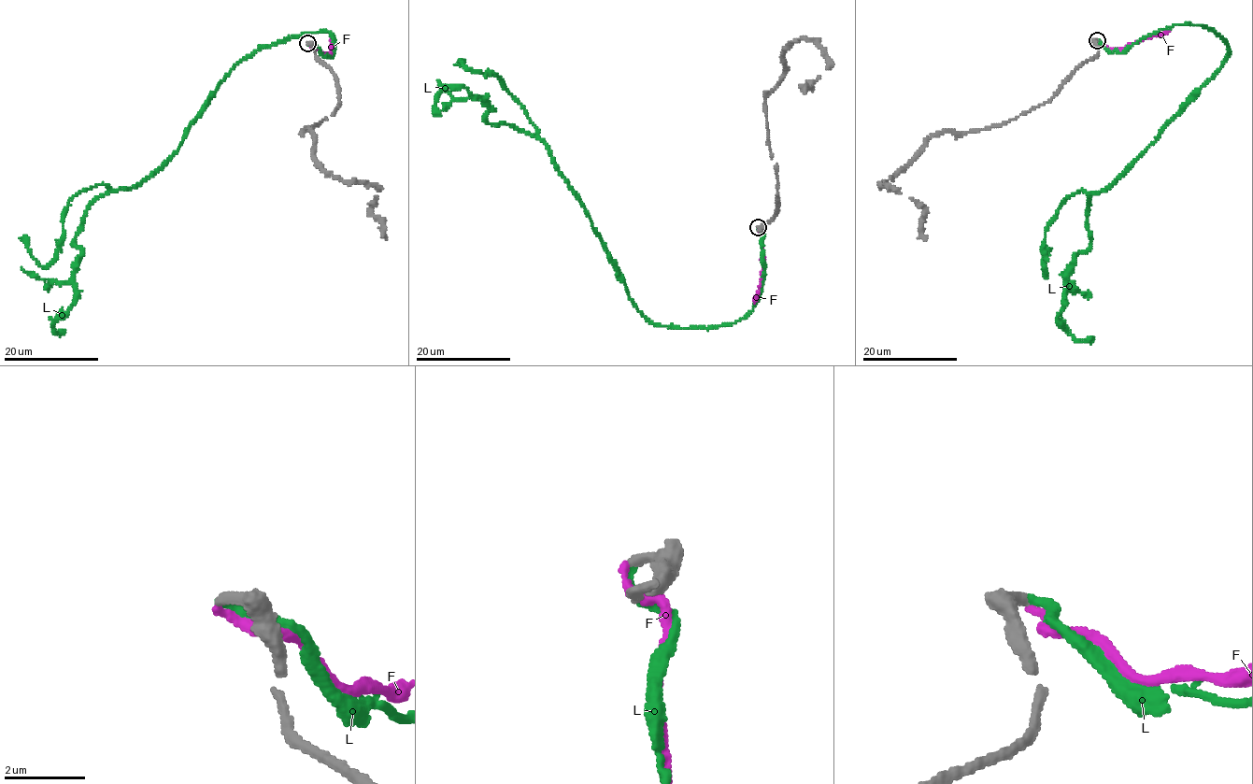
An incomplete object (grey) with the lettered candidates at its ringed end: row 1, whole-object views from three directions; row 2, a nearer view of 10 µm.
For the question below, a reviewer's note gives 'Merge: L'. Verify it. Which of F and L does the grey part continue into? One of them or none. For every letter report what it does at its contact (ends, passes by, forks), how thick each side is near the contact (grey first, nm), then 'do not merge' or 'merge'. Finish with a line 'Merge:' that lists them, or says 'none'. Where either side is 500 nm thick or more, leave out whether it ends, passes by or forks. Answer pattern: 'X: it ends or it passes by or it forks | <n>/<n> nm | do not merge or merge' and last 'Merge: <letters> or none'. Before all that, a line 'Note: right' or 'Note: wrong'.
Note: right
F: it ends | 260/200 nm | do not merge
L: it ends | 320/220 nm | merge
Merge: L

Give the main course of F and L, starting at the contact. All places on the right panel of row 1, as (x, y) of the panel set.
F: (1096, 41), (1109, 49), (1125, 49), (1169, 32)
L: (1097, 39), (1125, 51), (1201, 25), (1229, 50), (1089, 194), (1090, 245), (1058, 318), (1091, 336)

